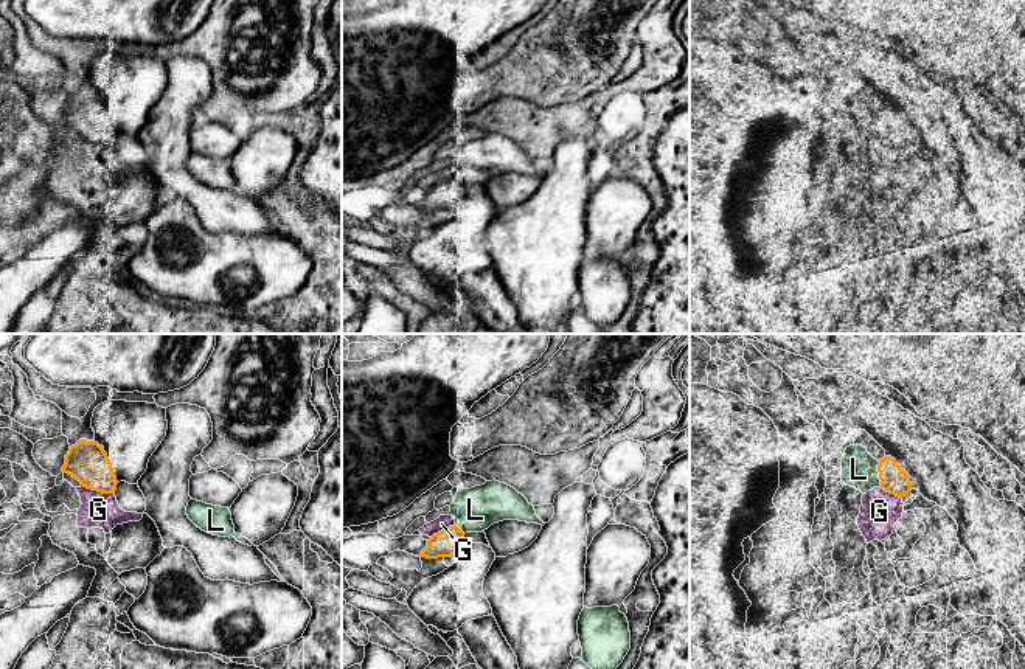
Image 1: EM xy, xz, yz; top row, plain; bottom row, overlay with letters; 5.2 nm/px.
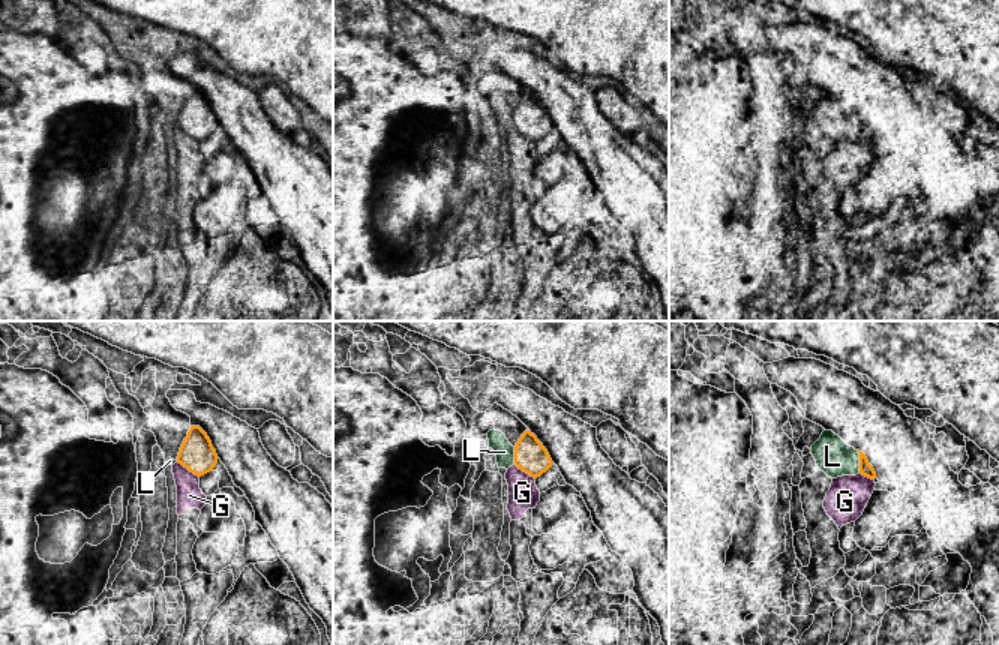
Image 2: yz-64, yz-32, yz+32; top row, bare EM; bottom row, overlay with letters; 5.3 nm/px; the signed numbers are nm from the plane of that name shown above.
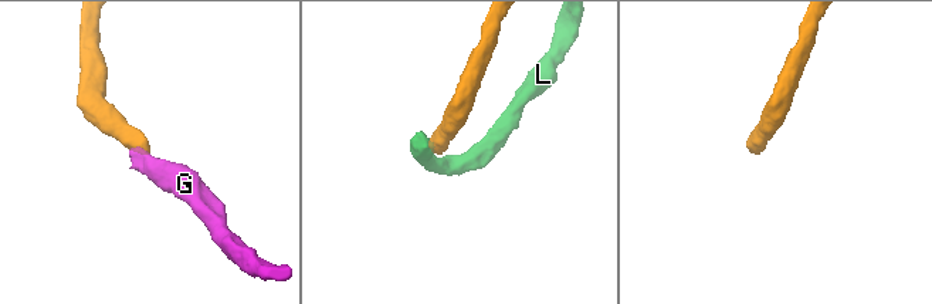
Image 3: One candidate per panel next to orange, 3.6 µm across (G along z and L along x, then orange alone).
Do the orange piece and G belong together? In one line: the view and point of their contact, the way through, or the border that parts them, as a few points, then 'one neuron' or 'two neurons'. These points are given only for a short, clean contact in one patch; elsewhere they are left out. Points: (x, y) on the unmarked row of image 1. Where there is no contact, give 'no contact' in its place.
contact xy (98, 143); two neurons

